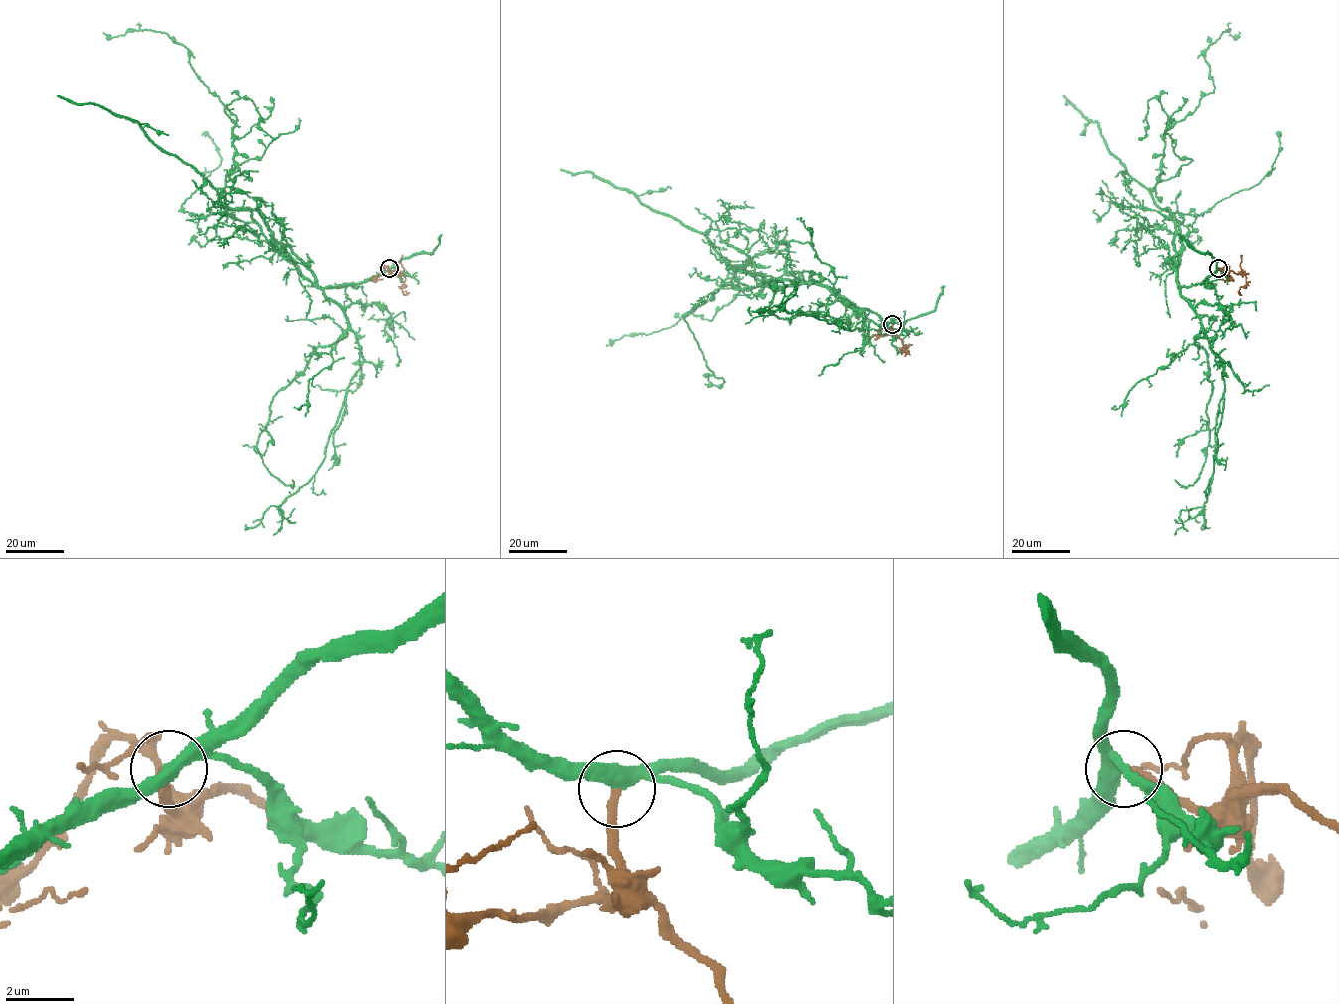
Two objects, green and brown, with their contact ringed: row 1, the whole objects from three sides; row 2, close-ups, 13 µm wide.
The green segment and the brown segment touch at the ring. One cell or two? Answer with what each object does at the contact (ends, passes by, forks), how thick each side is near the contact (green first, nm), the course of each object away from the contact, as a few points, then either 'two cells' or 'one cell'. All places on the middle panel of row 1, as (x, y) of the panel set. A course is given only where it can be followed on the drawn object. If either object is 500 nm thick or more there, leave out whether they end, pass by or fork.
green passes by; brown ends there; 400 nm thick on the green side, 240 nm on the other; green runs (892, 324), (820, 283), (766, 280), (720, 255), (741, 267), (740, 288), (711, 320), (692, 310), (606, 344); brown runs (892, 324), (893, 332), (907, 352), (904, 346), (908, 344); one cell

